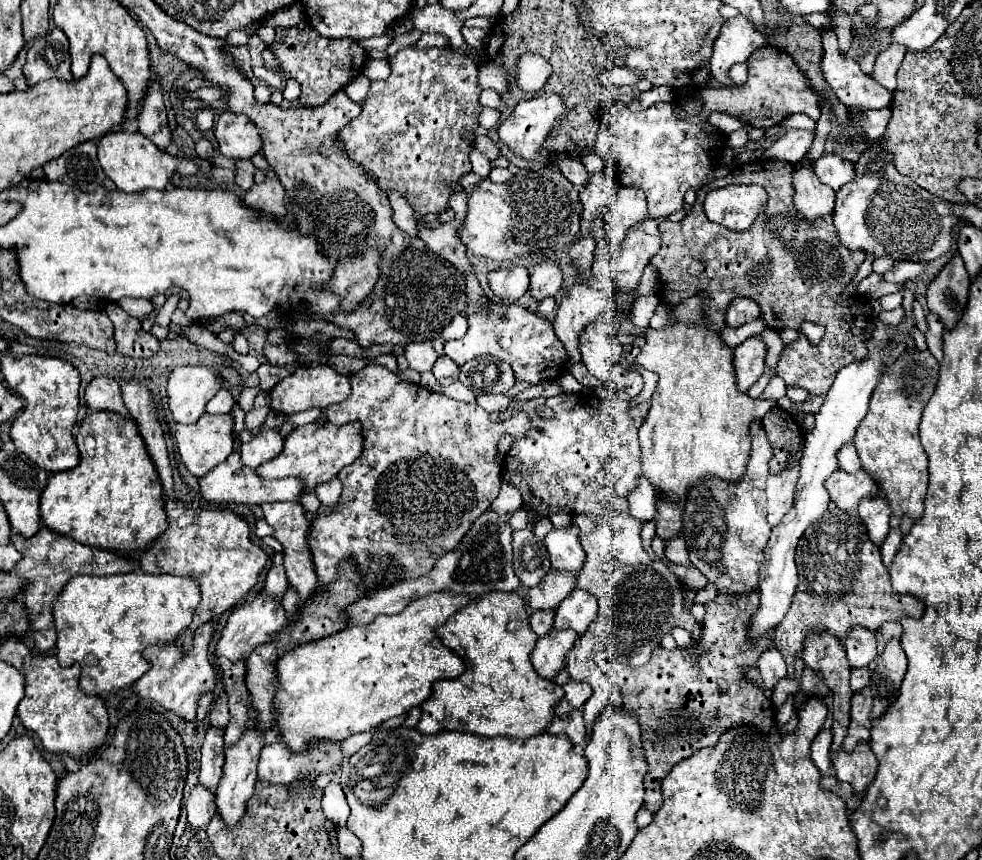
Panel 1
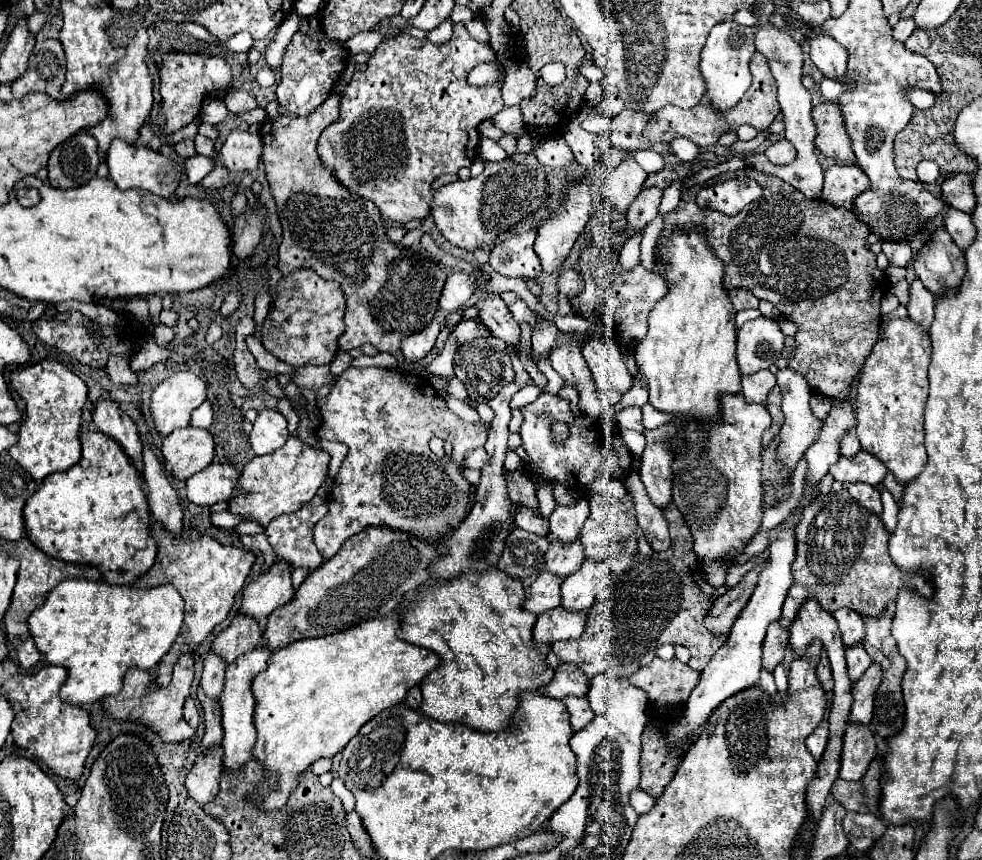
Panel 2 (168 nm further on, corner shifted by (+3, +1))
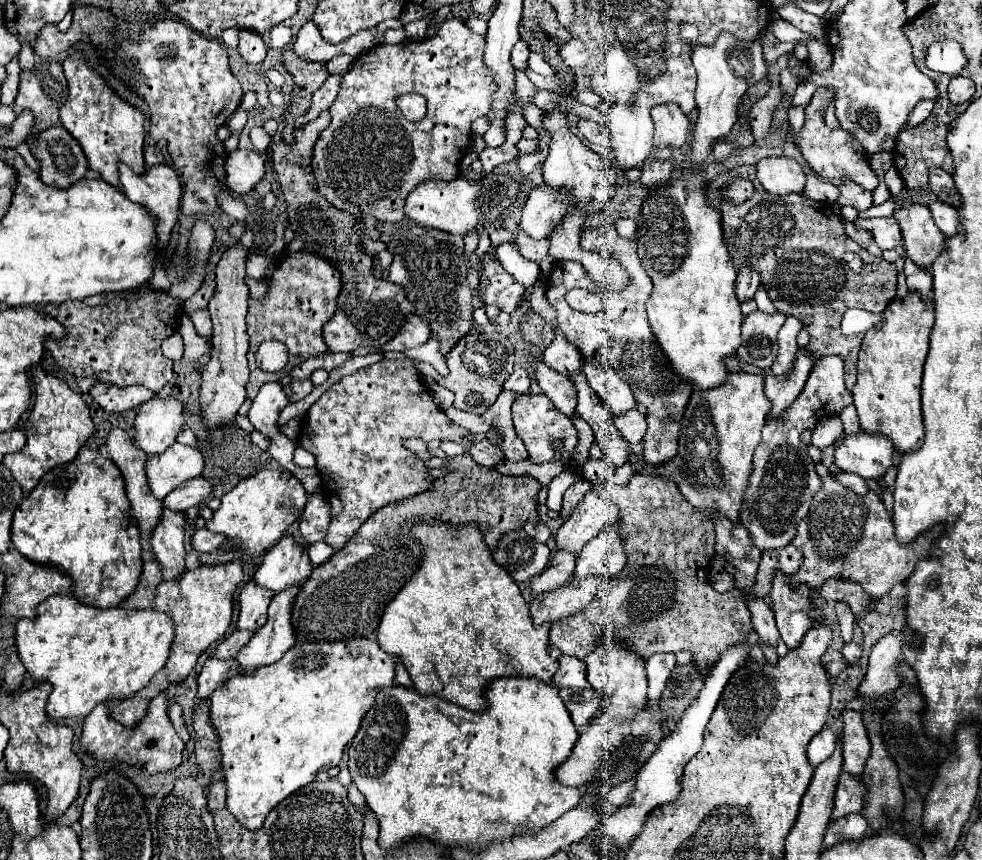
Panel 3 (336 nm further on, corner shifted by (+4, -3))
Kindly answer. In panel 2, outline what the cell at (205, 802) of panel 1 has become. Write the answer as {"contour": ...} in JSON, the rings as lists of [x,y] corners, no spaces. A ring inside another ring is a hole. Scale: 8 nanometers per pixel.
{"contour":[[[215,745],[211,753],[199,753],[193,769],[187,775],[187,791],[199,805],[207,805],[219,791],[219,777],[223,773],[223,747]]]}

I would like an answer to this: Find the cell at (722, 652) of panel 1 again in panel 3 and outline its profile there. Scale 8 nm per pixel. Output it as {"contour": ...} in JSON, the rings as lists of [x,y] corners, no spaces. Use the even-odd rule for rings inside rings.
{"contour":[[[792,545],[782,549],[770,549],[762,553],[762,561],[756,573],[756,581],[750,587],[750,595],[756,599],[762,599],[772,589],[772,579],[776,573],[784,573],[786,577],[794,575],[802,563],[800,549],[794,549]]]}

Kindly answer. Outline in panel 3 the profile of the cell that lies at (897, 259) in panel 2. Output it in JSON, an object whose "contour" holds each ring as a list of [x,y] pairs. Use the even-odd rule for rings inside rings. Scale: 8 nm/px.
{"contour":[[[882,217],[882,219],[856,219],[856,227],[866,227],[872,235],[876,245],[886,251],[886,249],[896,249],[902,245],[902,231],[898,221],[894,217]]]}

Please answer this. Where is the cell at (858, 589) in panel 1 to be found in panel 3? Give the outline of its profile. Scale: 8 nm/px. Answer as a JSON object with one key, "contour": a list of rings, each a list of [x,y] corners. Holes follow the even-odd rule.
{"contour":[[[822,463],[816,465],[816,471],[822,477],[822,489],[814,495],[810,511],[798,523],[796,537],[790,543],[802,551],[802,565],[790,577],[790,587],[798,589],[798,585],[808,585],[810,589],[820,589],[828,579],[846,579],[862,585],[870,599],[878,601],[892,585],[904,583],[912,575],[916,563],[928,557],[938,535],[924,533],[914,545],[898,545],[894,541],[892,517],[874,491],[858,497],[836,483]]]}

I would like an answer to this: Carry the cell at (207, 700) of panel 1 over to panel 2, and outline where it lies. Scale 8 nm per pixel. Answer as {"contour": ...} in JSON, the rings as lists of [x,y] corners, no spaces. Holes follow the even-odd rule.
{"contour":[[[189,697],[187,701],[185,701],[185,705],[183,705],[183,717],[185,717],[185,721],[193,727],[193,729],[197,729],[197,725],[199,725],[199,715],[197,715],[197,707],[195,707],[195,701]]]}

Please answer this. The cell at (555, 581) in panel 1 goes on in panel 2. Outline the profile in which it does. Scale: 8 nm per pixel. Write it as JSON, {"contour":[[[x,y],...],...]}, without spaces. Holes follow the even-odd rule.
{"contour":[[[547,537],[549,539],[549,551],[547,551],[547,557],[545,557],[545,569],[555,573],[555,575],[561,575],[561,577],[569,577],[571,573],[575,573],[585,557],[585,549],[581,545],[579,539],[575,539],[575,543],[571,545],[559,545],[555,541],[555,537]]]}

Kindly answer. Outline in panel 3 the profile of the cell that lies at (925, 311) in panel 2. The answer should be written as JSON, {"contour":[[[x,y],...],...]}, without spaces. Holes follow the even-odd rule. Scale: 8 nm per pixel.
{"contour":[[[906,257],[904,275],[906,275],[906,285],[908,285],[910,293],[918,293],[924,301],[928,301],[932,297],[932,273],[928,269],[922,269],[922,267],[914,265]]]}

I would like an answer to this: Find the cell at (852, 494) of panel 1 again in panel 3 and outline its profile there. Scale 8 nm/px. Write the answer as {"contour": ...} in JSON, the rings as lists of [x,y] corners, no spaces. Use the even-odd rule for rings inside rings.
{"contour":[[[858,433],[858,437],[846,437],[842,445],[838,445],[834,465],[840,471],[878,481],[892,465],[892,457],[894,447],[888,437]]]}

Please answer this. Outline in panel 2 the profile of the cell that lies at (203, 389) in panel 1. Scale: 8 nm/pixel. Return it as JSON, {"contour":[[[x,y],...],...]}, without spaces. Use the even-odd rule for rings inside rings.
{"contour":[[[187,371],[173,373],[151,393],[151,417],[159,435],[189,425],[191,411],[205,401],[205,383]]]}

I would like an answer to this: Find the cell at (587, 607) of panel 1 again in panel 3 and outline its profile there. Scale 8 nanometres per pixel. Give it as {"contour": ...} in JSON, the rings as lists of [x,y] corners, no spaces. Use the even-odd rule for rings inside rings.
{"contour":[[[610,523],[598,537],[582,549],[582,555],[576,561],[576,571],[574,571],[574,581],[580,581],[590,575],[600,575],[600,577],[614,577],[622,567],[626,565],[626,555],[620,543],[618,527],[616,523]]]}

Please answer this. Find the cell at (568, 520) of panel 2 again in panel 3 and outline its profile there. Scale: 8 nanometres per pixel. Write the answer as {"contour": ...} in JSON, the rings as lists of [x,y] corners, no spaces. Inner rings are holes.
{"contour":[[[580,479],[576,481],[566,493],[564,493],[564,503],[562,503],[562,509],[560,509],[560,519],[562,521],[568,521],[568,517],[572,515],[572,511],[578,507],[578,503],[584,499],[584,495],[590,491],[592,483],[586,481],[586,479]]]}

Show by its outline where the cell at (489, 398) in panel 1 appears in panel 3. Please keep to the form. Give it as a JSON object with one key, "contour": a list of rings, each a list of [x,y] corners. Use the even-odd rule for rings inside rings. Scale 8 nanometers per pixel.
{"contour":[[[516,365],[514,367],[514,373],[504,383],[504,389],[510,391],[510,393],[514,393],[514,395],[530,393],[530,375],[528,375],[528,371],[522,369],[520,365]]]}

